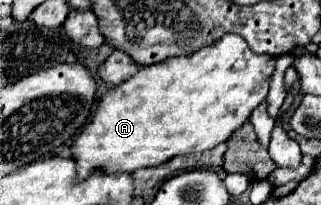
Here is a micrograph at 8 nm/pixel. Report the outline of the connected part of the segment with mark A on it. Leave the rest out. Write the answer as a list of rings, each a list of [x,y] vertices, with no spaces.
[[[229,33],[217,41],[217,45],[199,49],[189,57],[173,57],[161,65],[139,69],[133,77],[99,99],[89,125],[85,125],[81,135],[73,139],[71,157],[77,165],[77,181],[85,181],[95,173],[131,173],[141,167],[155,167],[175,155],[201,153],[227,141],[231,133],[249,119],[251,109],[267,97],[273,67],[275,57],[255,55],[243,37]]]

